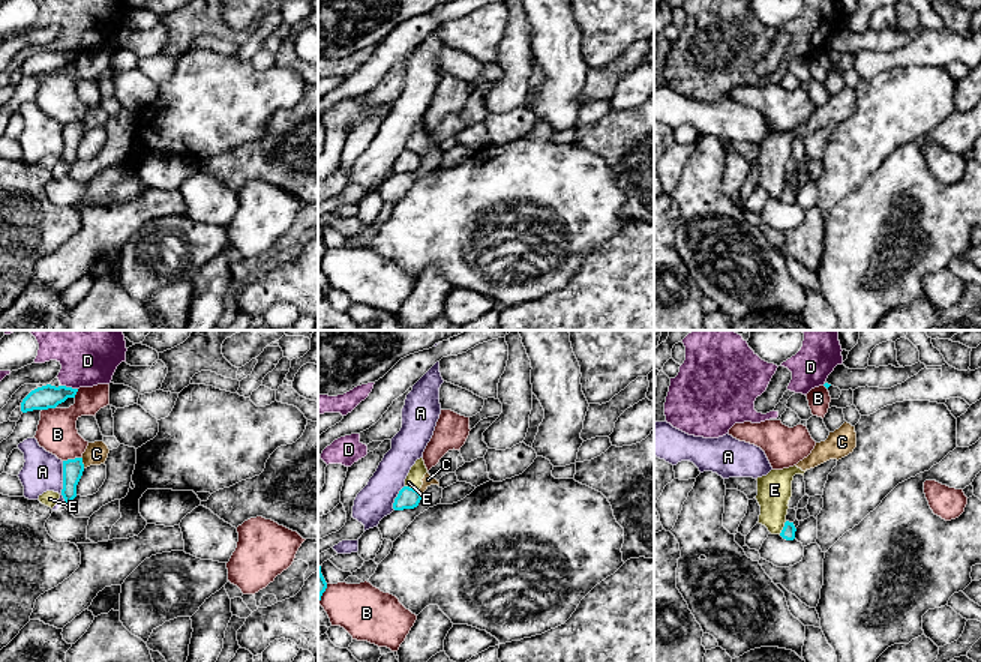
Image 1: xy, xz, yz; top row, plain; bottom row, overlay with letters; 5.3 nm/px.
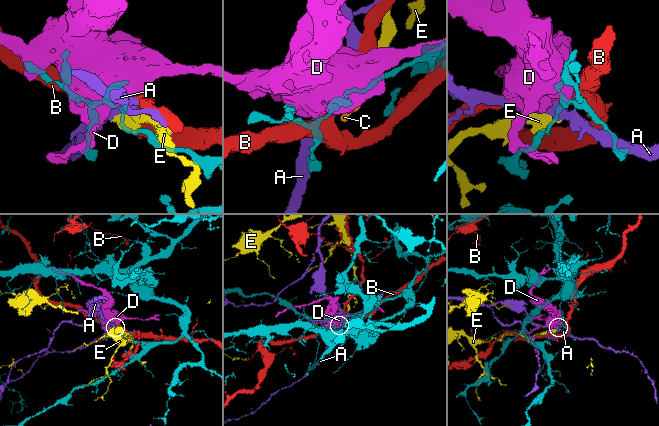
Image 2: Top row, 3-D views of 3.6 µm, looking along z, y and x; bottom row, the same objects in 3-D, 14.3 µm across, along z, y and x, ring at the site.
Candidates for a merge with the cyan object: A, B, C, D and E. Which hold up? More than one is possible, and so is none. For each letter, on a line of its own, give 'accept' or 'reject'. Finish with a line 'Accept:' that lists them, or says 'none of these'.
A: reject
B: reject
C: reject
D: reject
E: reject
Accept: none of these

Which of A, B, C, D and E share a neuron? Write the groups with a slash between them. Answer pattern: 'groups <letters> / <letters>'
groups A / B / C E / D

